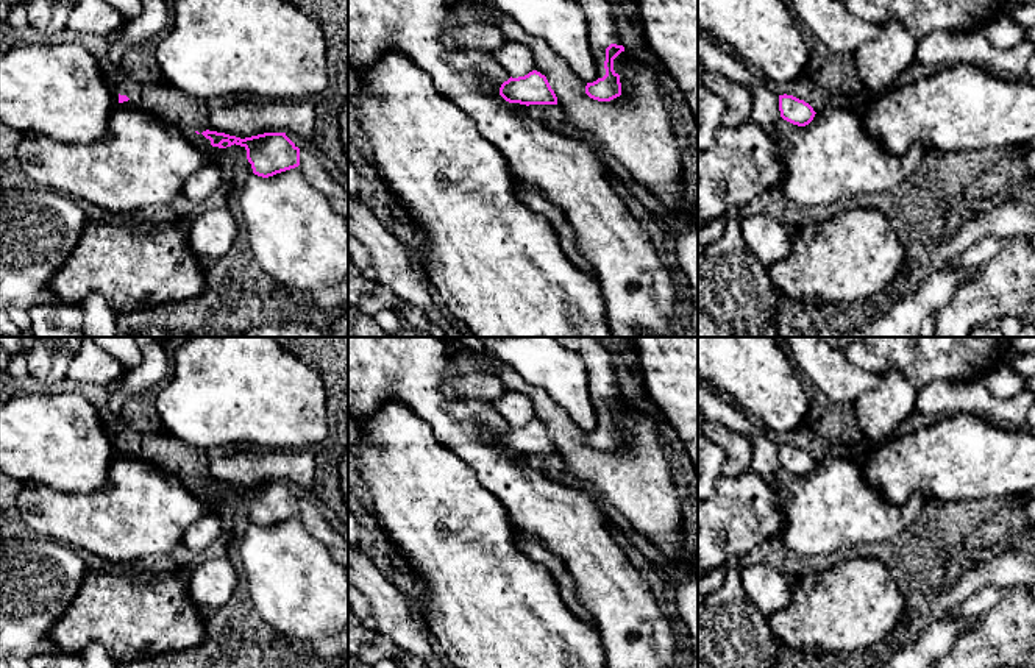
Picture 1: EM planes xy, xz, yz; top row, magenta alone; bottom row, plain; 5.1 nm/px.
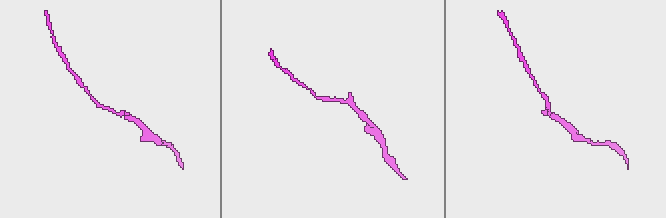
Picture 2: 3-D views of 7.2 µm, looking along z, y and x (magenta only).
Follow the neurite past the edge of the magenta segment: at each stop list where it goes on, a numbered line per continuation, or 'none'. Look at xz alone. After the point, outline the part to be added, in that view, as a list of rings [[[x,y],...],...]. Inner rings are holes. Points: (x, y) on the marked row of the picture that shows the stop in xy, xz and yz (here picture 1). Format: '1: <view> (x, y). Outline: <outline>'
1: xz (603, 30). Outline: [[[571,0],[584,12],[587,20],[587,37],[590,52],[595,58],[598,78],[606,75],[604,61],[606,48],[610,44],[621,45],[618,23],[612,14],[612,6],[607,0]]]

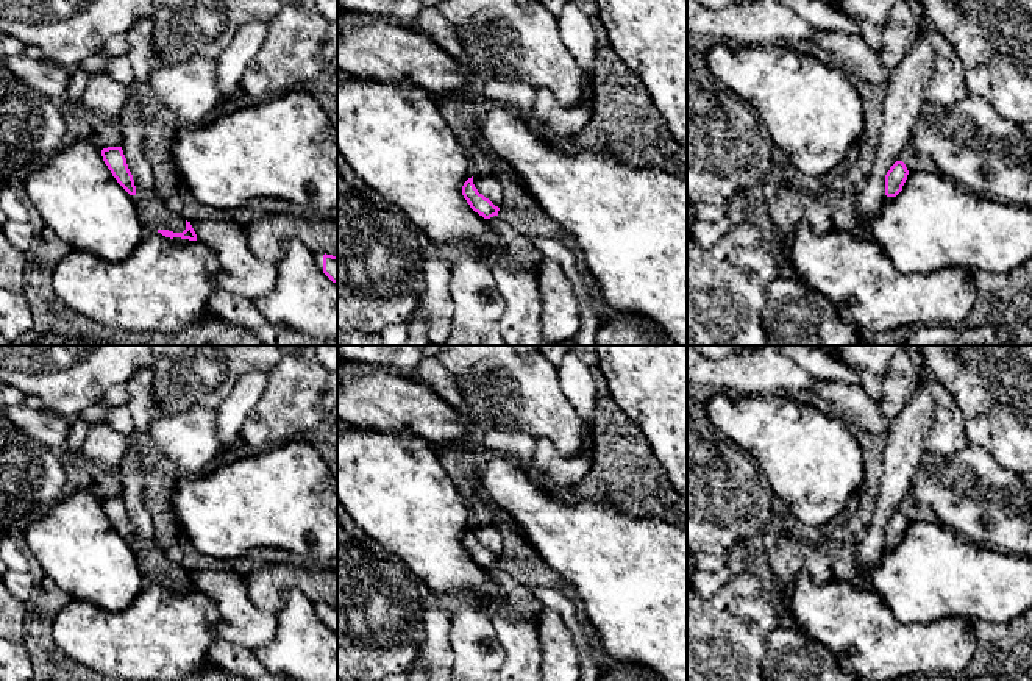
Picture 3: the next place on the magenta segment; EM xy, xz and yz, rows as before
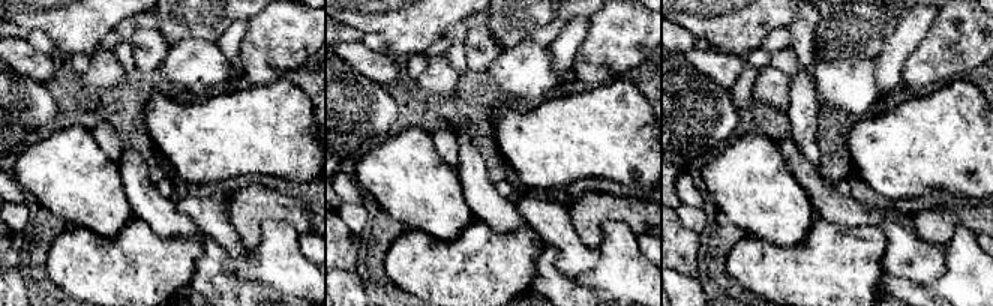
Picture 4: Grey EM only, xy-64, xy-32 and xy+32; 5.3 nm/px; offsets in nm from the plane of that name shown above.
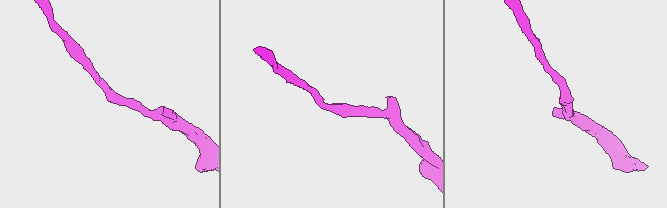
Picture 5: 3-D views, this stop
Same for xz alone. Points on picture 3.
none

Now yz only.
none

